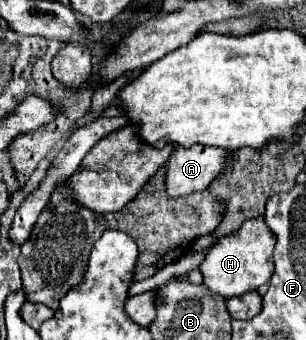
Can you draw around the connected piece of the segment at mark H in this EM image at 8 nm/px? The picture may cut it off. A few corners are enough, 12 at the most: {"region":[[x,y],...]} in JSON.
{"region":[[263,217],[217,239],[203,283],[225,299],[273,275],[275,233]]}

